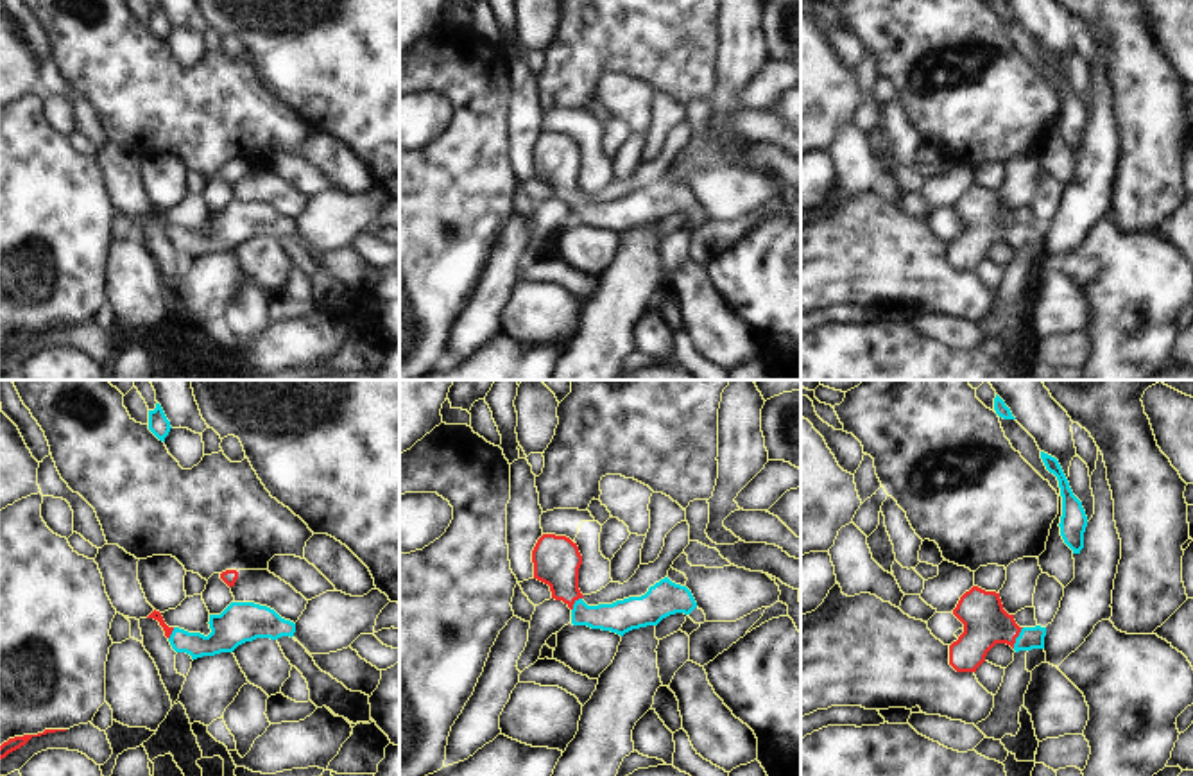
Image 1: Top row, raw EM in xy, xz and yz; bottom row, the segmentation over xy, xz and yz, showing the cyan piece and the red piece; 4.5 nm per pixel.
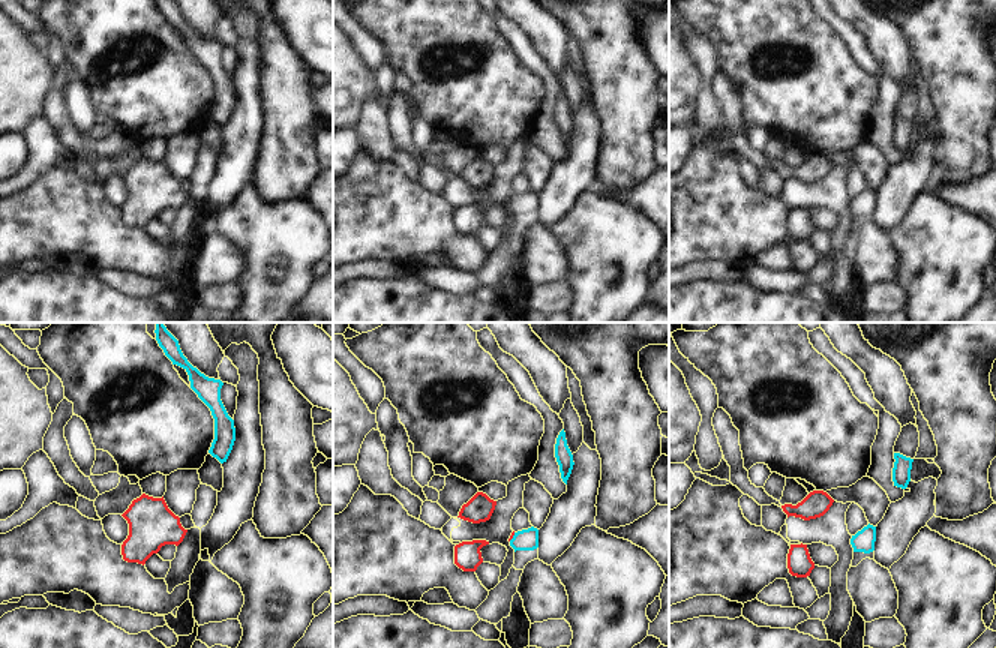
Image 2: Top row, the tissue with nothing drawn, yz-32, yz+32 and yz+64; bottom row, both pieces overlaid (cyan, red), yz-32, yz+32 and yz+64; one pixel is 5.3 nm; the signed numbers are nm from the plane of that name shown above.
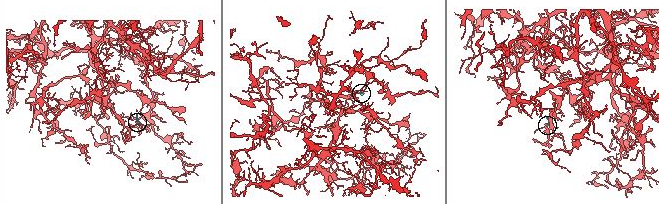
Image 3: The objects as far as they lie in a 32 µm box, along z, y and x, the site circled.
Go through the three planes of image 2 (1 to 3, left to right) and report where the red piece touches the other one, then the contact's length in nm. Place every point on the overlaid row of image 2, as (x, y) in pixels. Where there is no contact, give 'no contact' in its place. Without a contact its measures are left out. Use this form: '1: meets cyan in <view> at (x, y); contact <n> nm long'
1: no contact
2: meets cyan in yz+32 at (513, 537); contact 60 nm long
3: no contact

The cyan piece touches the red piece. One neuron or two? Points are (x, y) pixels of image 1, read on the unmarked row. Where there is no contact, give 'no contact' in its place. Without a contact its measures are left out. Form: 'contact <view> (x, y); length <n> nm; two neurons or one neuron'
contact yz (1016, 237); length 110 nm; one neuron

